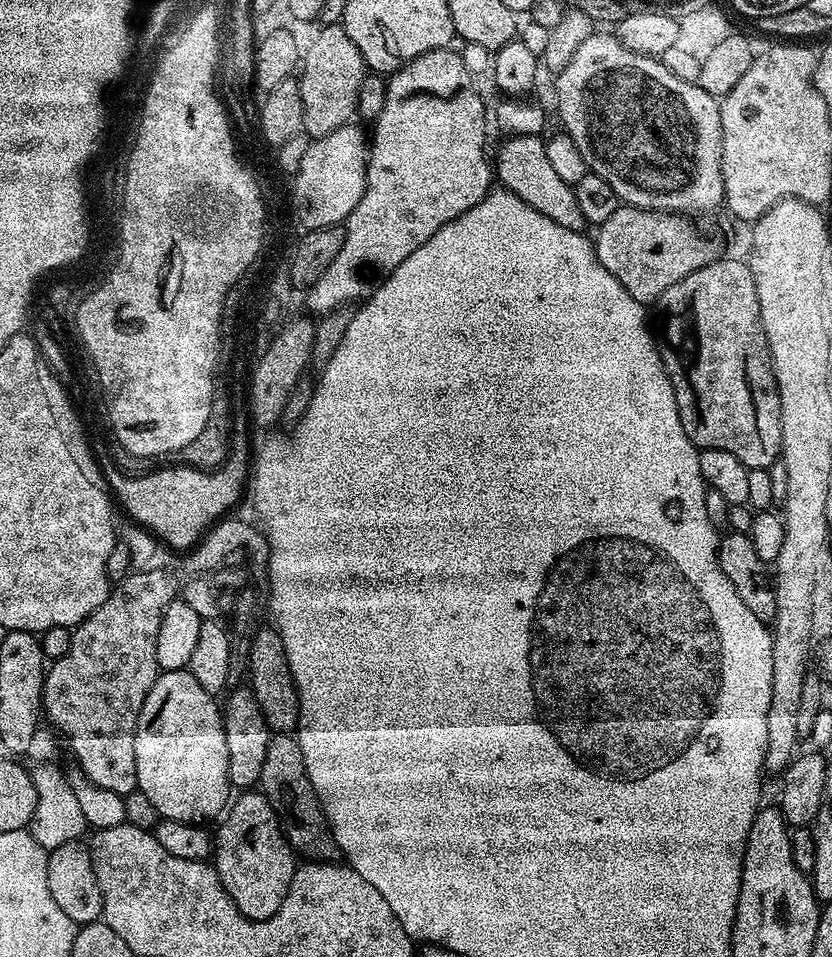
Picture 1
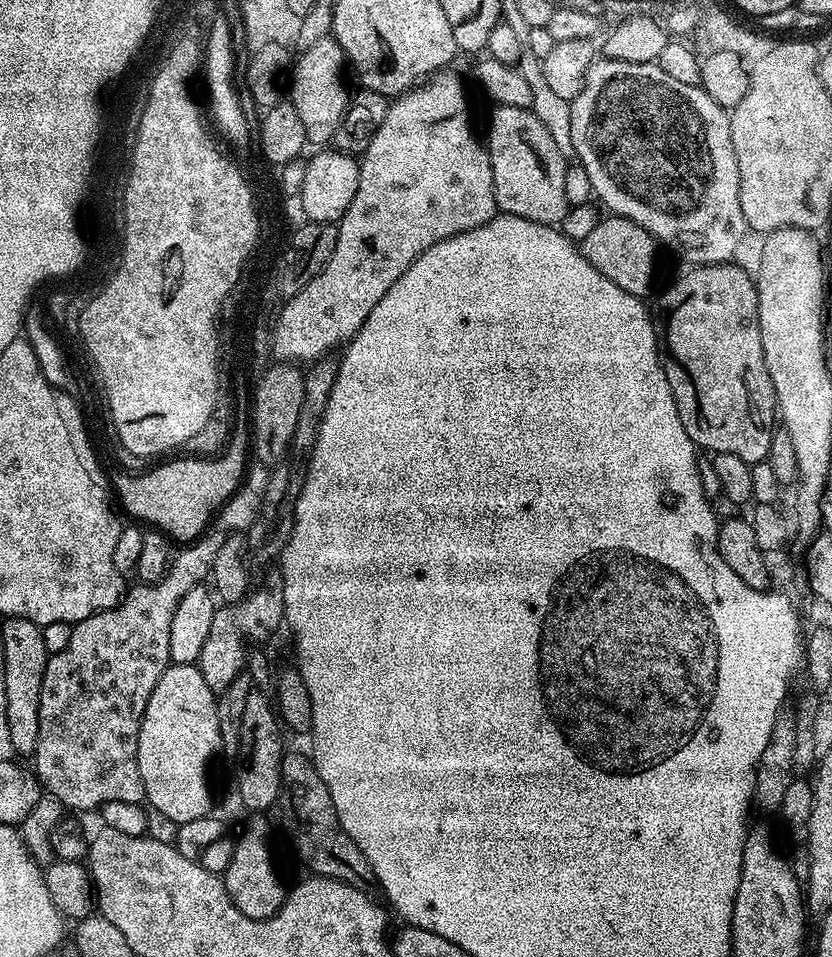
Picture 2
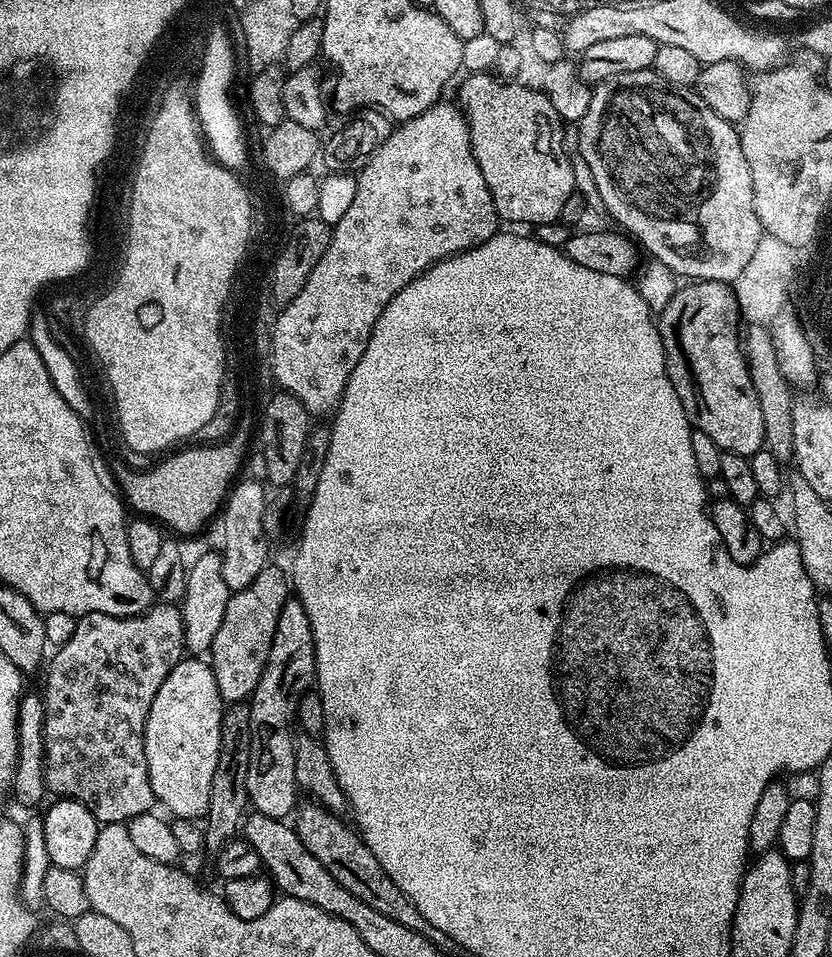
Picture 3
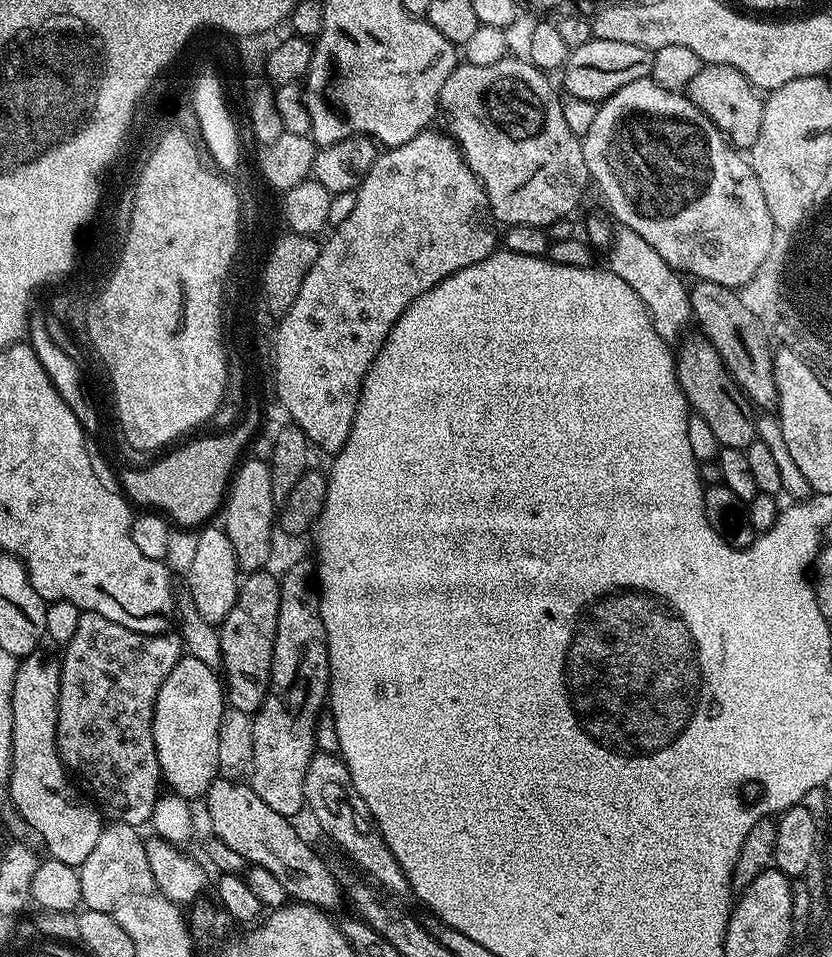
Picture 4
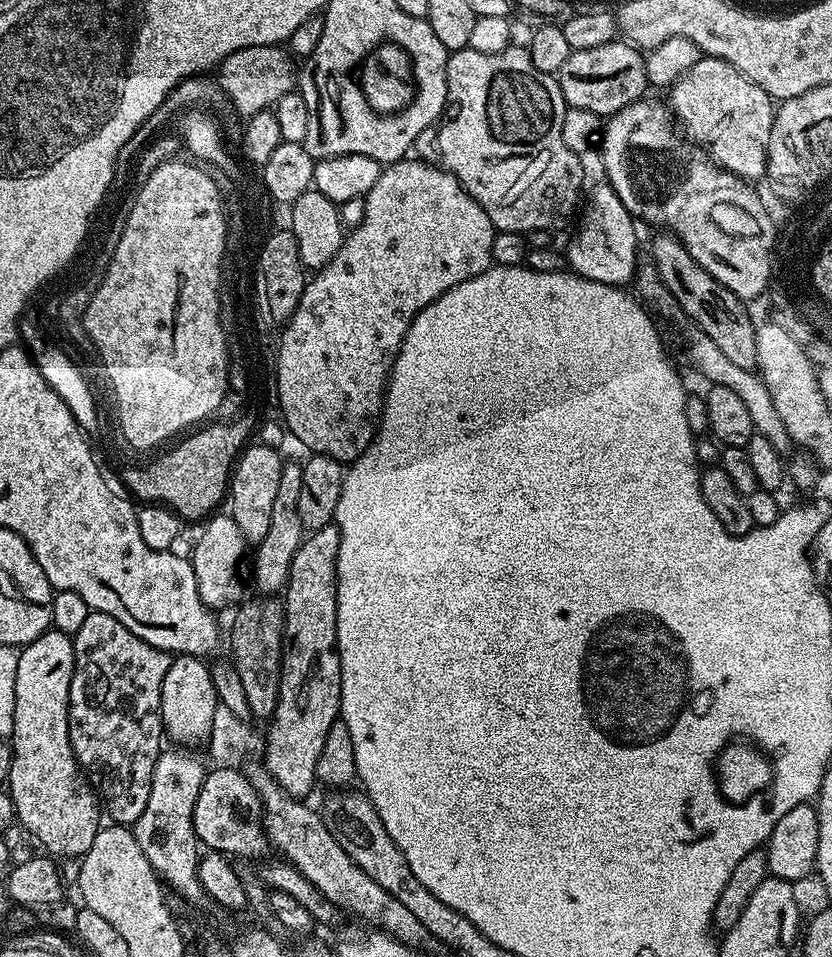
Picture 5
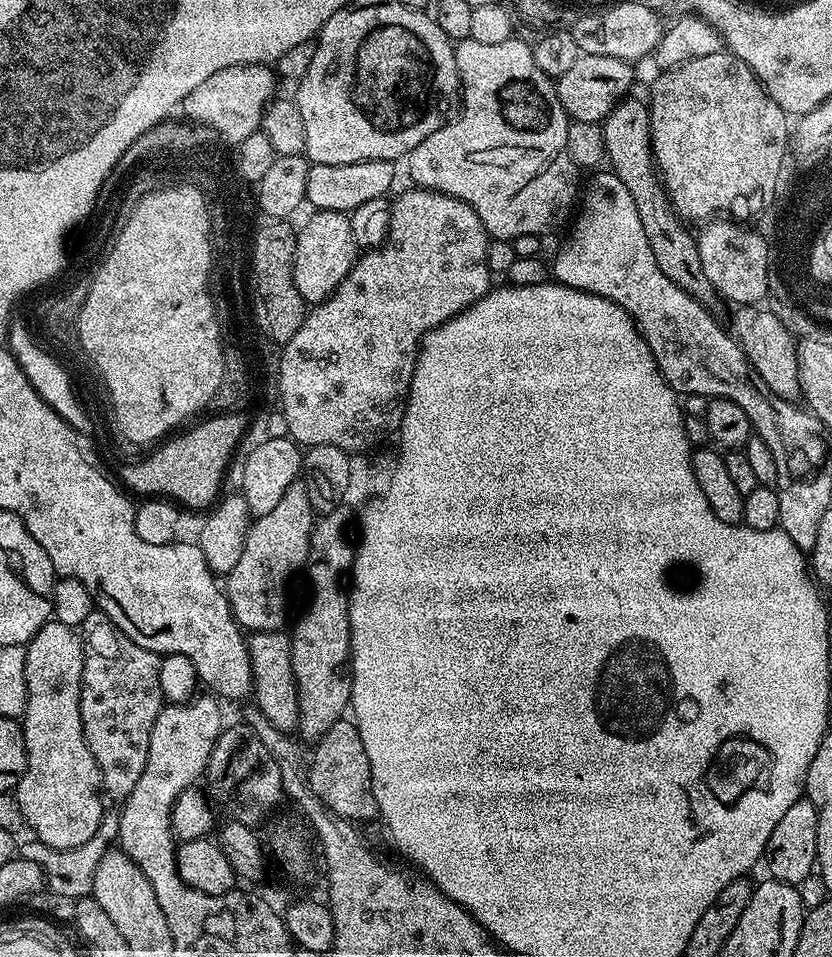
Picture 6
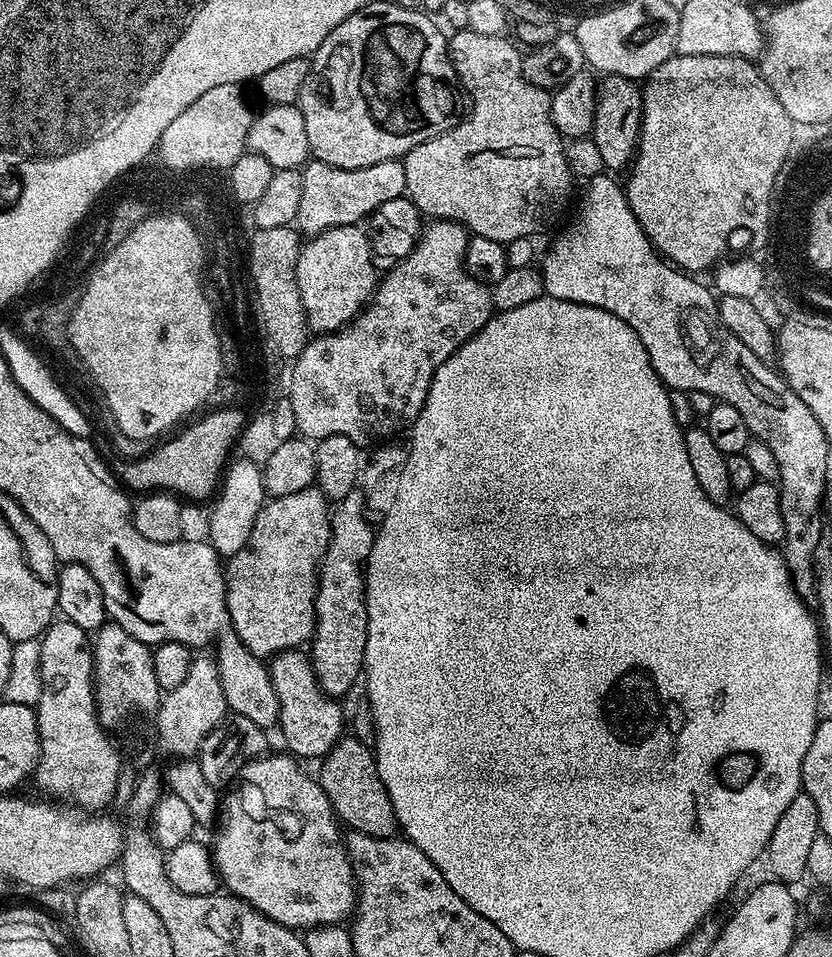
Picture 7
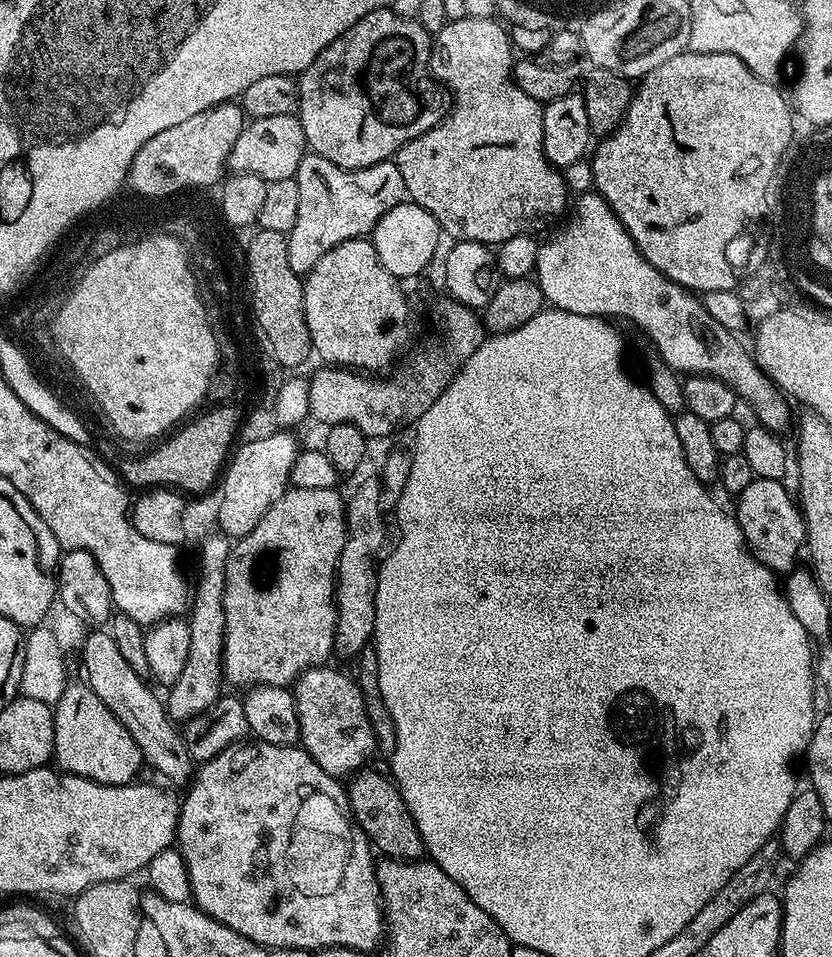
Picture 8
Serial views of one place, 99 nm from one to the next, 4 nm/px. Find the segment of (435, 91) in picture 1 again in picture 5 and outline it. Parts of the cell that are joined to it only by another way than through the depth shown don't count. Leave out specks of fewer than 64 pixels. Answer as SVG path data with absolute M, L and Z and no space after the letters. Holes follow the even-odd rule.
M405 158L397 160L395 164L387 165L381 171L378 182L369 190L364 197L366 214L357 228L351 229L345 235L338 254L330 263L319 269L316 276L307 281L304 286L304 293L294 310L294 314L283 327L279 337L279 348L276 352L276 395L275 399L280 400L280 412L287 431L300 444L305 444L309 453L318 456L329 456L348 466L352 461L359 458L364 451L372 444L376 436L376 429L380 423L380 413L384 406L384 393L388 386L388 377L392 375L392 367L396 356L400 352L402 342L412 325L412 319L419 314L430 302L437 300L442 294L478 274L482 274L487 268L493 267L492 243L497 234L497 229L492 227L486 210L467 190L460 185L458 178L453 172L448 172L435 163L427 164L429 161L424 158Z

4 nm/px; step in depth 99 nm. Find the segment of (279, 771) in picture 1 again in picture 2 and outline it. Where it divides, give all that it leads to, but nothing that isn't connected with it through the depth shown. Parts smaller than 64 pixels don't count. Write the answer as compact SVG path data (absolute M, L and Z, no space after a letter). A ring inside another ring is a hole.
M285 755L280 767L280 797L275 807L280 808L280 828L292 847L292 852L305 864L309 873L334 878L355 888L373 883L374 877L364 855L354 846L350 834L342 830L334 802L318 774L316 765L307 755Z

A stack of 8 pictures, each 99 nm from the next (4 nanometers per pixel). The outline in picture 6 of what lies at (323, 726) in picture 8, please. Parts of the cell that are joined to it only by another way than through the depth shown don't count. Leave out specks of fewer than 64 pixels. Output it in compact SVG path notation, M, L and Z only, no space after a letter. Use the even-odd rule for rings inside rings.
M287 631L254 632L247 637L250 654L250 670L252 671L251 699L256 707L270 718L274 726L283 732L295 733L298 728L300 707L298 706L298 690L292 669L292 637Z

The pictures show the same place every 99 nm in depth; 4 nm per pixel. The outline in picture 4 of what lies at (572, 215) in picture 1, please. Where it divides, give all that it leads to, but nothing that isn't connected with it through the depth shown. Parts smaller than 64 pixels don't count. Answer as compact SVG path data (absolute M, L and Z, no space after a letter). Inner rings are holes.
M505 58L492 63L491 66L474 66L467 62L457 63L456 68L450 74L450 78L446 78L445 84L442 85L439 111L442 113L442 120L444 116L445 122L448 123L448 128L446 127L447 135L455 140L456 147L464 156L464 161L468 163L470 170L474 170L474 174L482 182L482 186L486 190L486 198L490 202L492 215L504 226L521 224L522 226L538 226L547 229L548 225L571 217L572 211L579 206L584 191L590 188L590 177L581 137L575 136L570 130L570 126L566 126L566 114L562 114L564 100L558 88L558 93L556 93L555 86L548 80L551 80L549 73L543 72L541 68L534 67L527 59Z

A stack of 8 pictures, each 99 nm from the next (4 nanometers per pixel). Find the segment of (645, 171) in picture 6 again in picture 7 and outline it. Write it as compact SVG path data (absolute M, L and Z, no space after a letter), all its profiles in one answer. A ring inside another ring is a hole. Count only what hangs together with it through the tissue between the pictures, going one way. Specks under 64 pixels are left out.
M605 75L597 83L596 109L590 135L594 146L598 146L598 151L602 154L605 169L619 174L618 172L623 173L631 165L636 155L636 148L640 145L640 127L643 117L644 93L637 81L625 76Z

